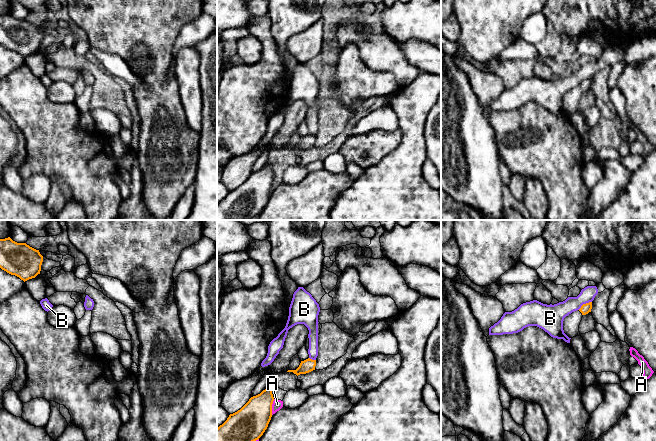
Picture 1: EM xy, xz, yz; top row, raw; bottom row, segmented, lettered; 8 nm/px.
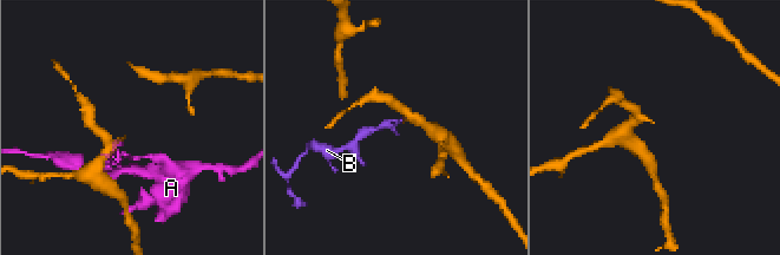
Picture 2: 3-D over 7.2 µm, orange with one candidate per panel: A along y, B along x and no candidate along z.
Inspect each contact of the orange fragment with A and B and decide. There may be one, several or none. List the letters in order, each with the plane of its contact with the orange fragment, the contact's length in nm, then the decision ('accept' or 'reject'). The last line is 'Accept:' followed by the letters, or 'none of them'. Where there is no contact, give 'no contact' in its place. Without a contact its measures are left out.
A: xz | 130 nm | reject
B: yz | 130 nm | reject
Accept: none of them

